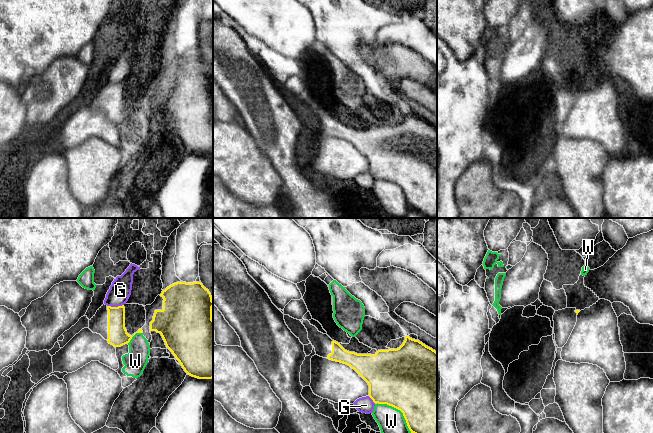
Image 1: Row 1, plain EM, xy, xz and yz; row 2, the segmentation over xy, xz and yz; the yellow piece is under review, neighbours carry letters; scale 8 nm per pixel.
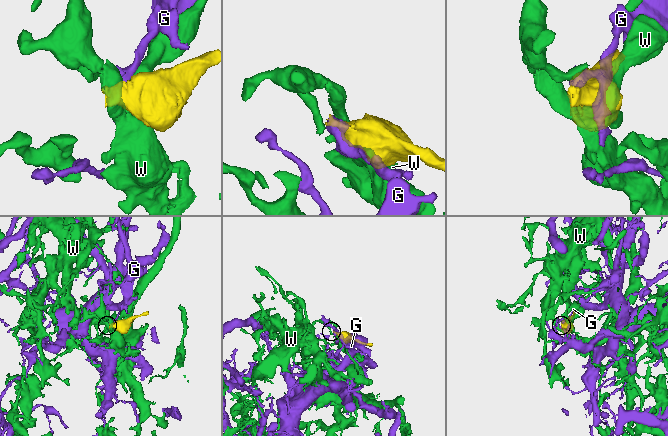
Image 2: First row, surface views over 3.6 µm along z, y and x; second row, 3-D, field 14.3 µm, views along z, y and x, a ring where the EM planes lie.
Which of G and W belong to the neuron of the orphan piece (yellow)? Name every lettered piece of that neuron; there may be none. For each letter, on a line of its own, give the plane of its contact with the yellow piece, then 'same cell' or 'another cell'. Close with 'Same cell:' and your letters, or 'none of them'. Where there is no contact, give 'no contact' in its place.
G: contact in xy; another cell
W: contact in xz; another cell
Same cell: none of them

